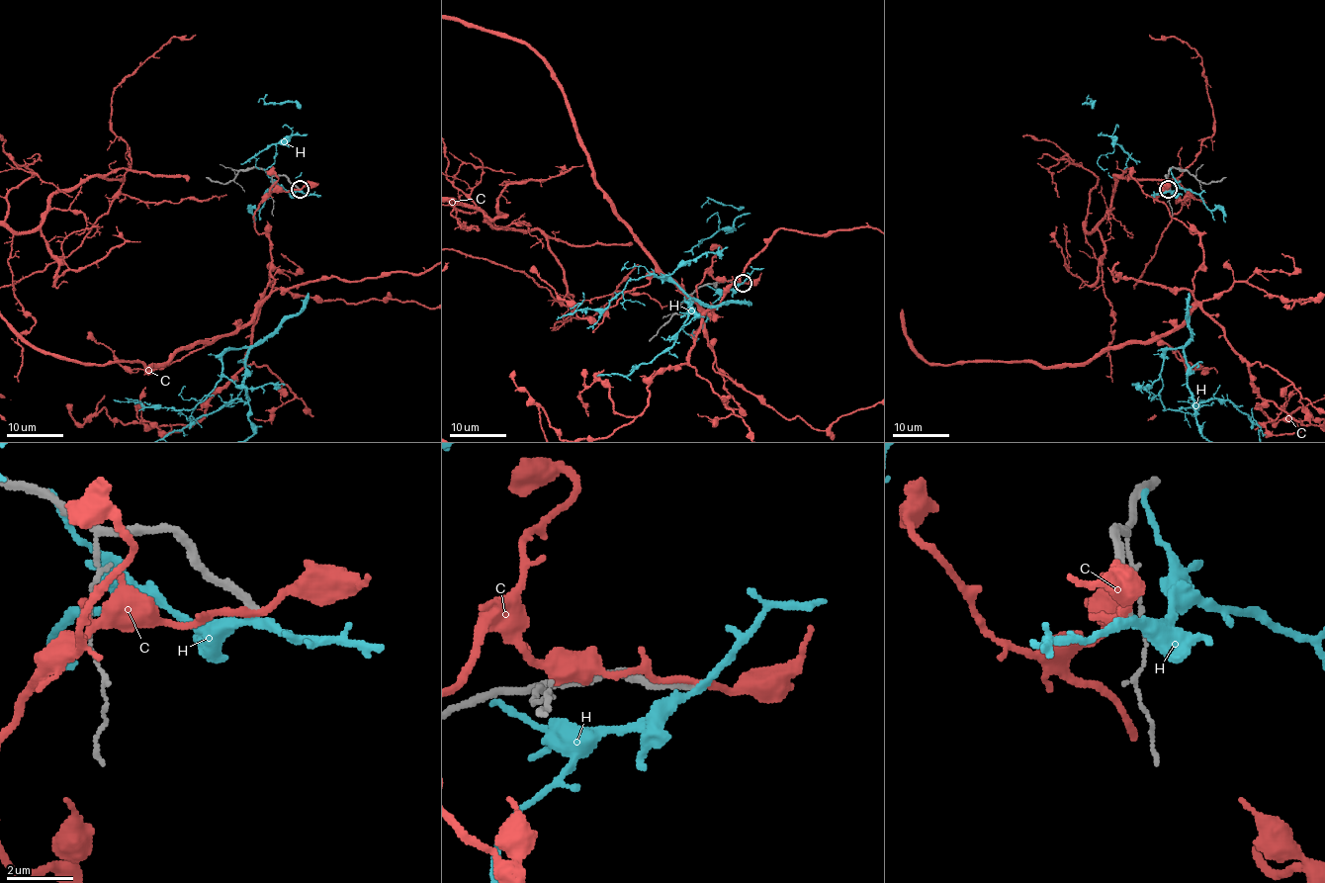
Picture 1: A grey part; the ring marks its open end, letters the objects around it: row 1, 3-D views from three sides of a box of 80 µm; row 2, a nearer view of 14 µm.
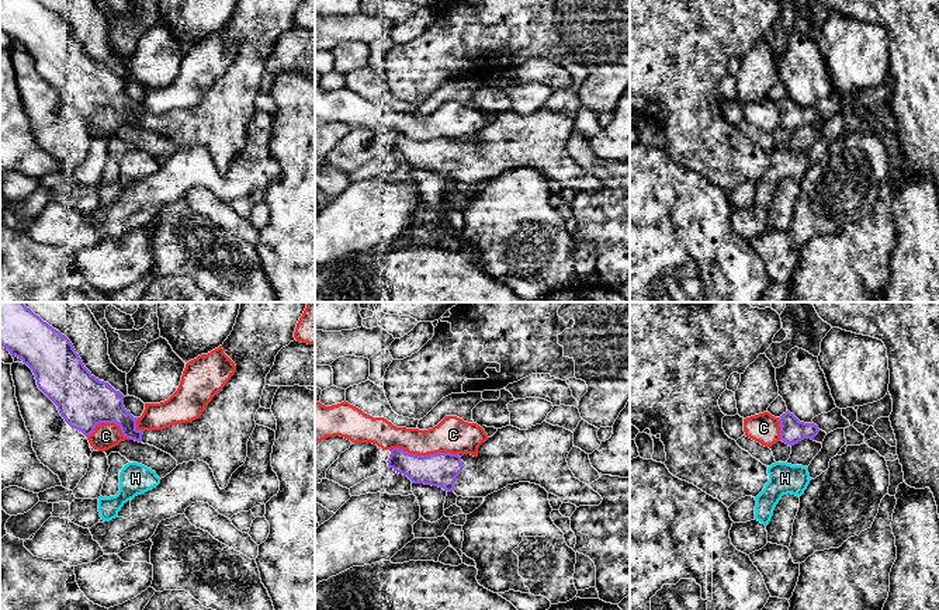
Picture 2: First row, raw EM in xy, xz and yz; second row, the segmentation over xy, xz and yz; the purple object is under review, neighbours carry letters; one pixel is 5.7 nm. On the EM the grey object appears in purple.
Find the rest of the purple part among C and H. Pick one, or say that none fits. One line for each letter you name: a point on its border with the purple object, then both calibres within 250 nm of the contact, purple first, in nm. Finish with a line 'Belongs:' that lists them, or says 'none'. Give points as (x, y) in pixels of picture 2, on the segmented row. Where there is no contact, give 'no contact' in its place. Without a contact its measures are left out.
Belongs: none

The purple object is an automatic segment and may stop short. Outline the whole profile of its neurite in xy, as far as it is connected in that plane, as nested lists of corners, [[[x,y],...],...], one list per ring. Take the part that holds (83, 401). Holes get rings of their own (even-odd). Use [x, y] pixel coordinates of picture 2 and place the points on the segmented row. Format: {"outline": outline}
{"outline": [[[0,302],[0,346],[32,370],[38,388],[58,406],[72,429],[89,437],[97,424],[115,423],[127,439],[170,454],[177,465],[197,460],[207,462],[219,488],[225,489],[232,474],[246,461],[247,441],[256,427],[254,415],[260,408],[266,377],[278,351],[295,340],[294,332],[305,308],[306,302],[240,302],[233,330],[222,344],[224,353],[236,365],[235,374],[198,419],[163,430],[138,430],[138,417],[124,406],[125,396],[108,382],[96,378],[84,367],[70,340],[24,302]]]}

